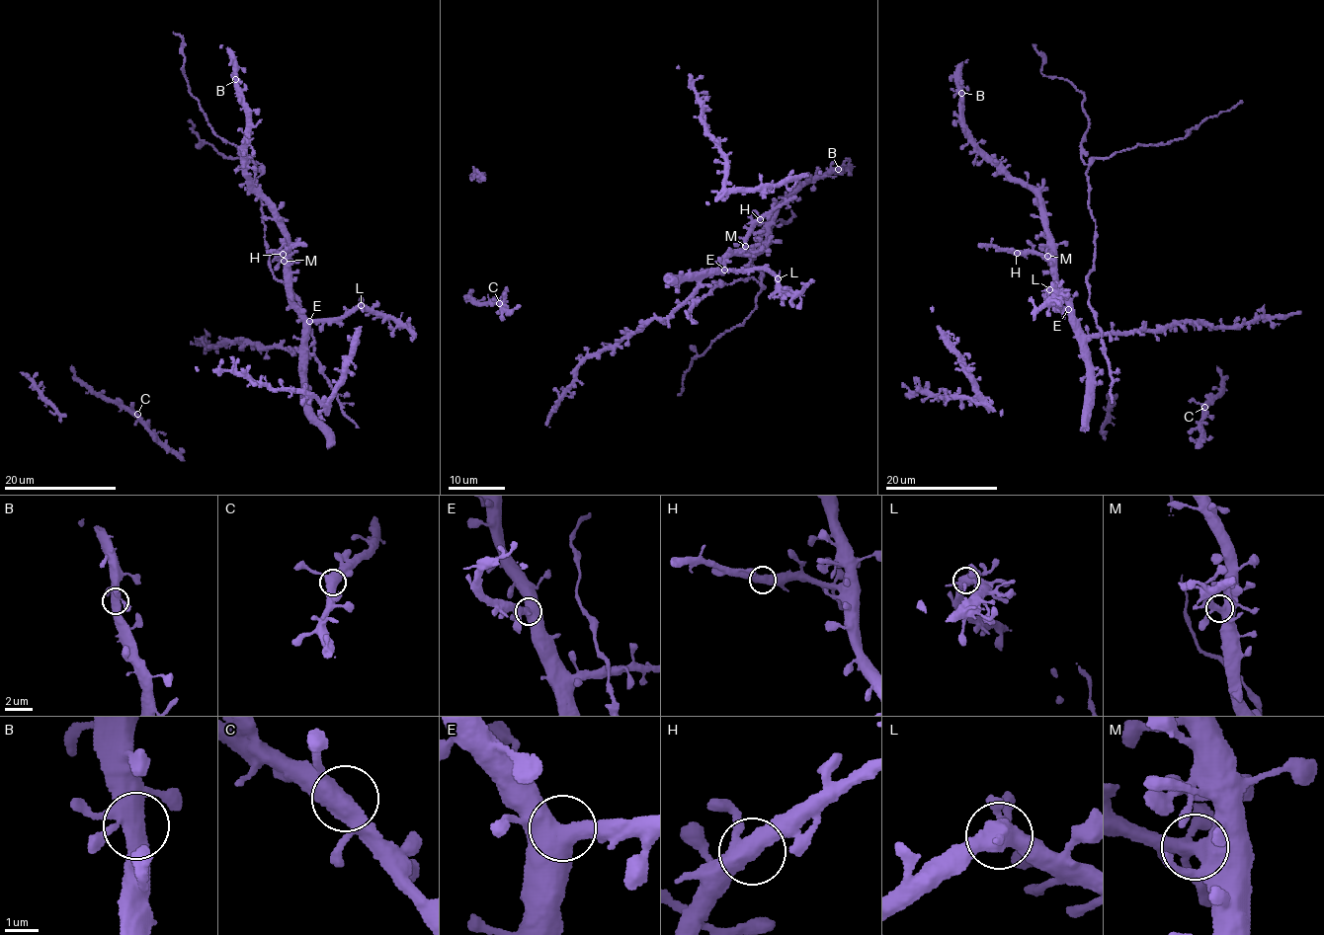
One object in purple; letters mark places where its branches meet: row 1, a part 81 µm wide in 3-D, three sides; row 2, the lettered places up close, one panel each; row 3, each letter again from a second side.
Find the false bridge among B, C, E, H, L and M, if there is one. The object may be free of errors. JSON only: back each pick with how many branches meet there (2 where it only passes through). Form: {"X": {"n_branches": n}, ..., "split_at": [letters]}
{"split_at": []}

